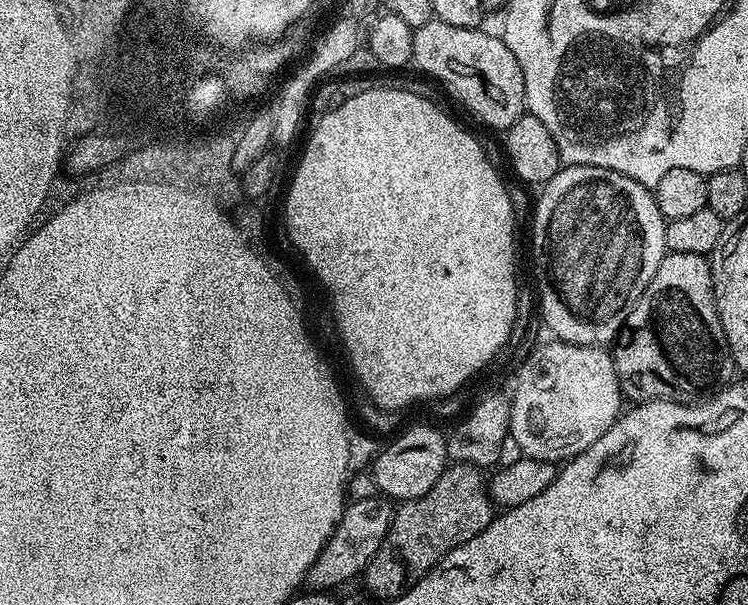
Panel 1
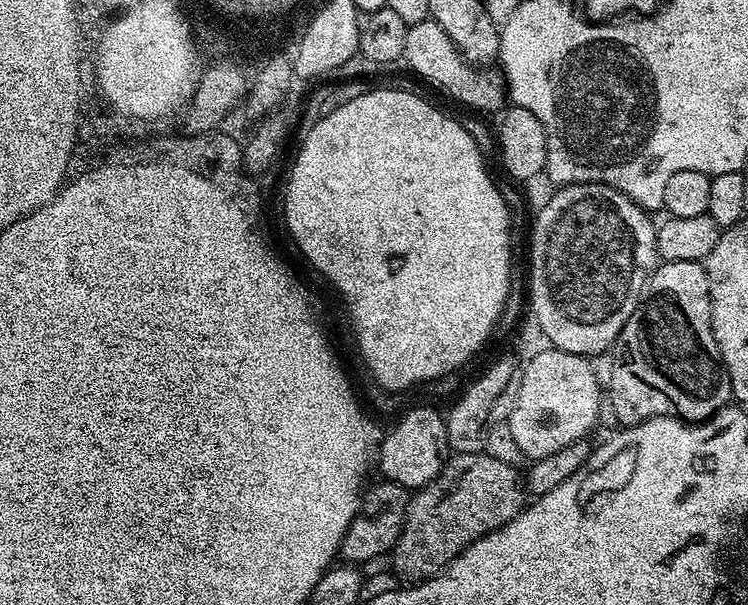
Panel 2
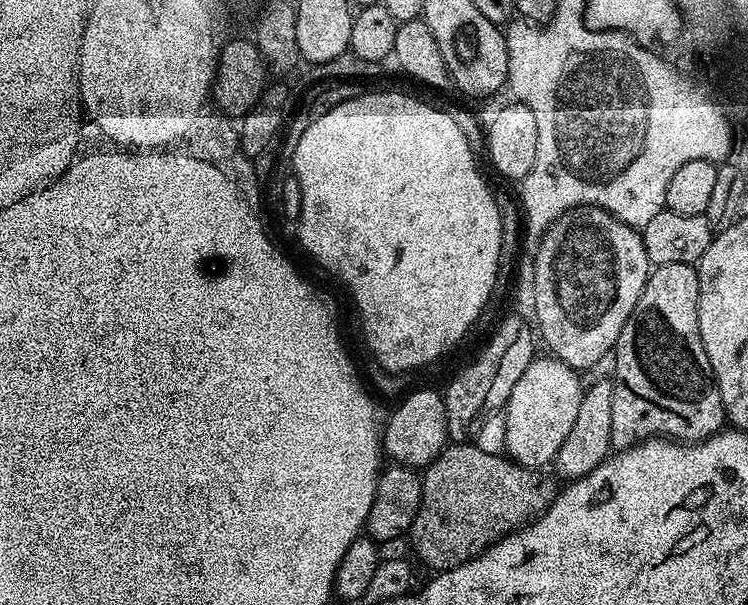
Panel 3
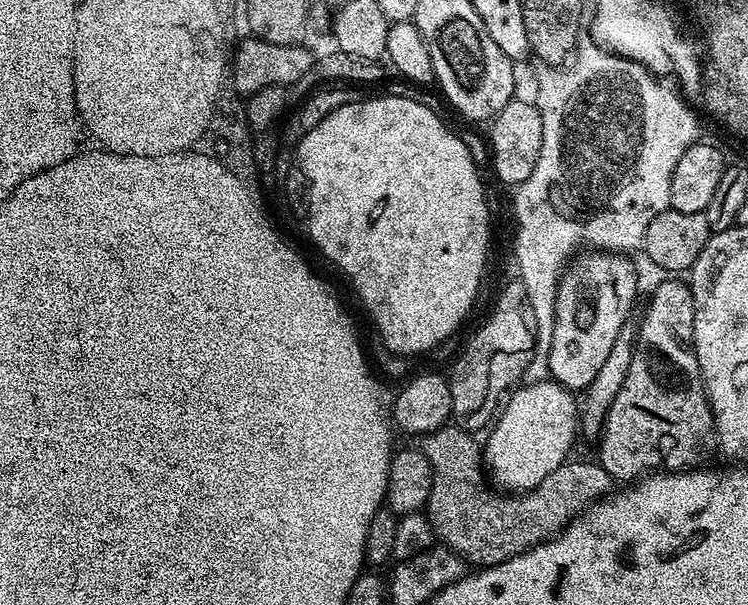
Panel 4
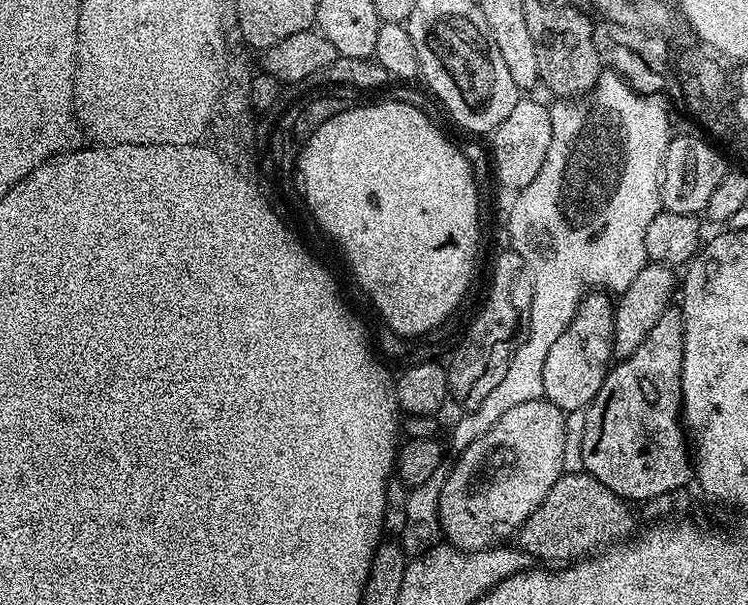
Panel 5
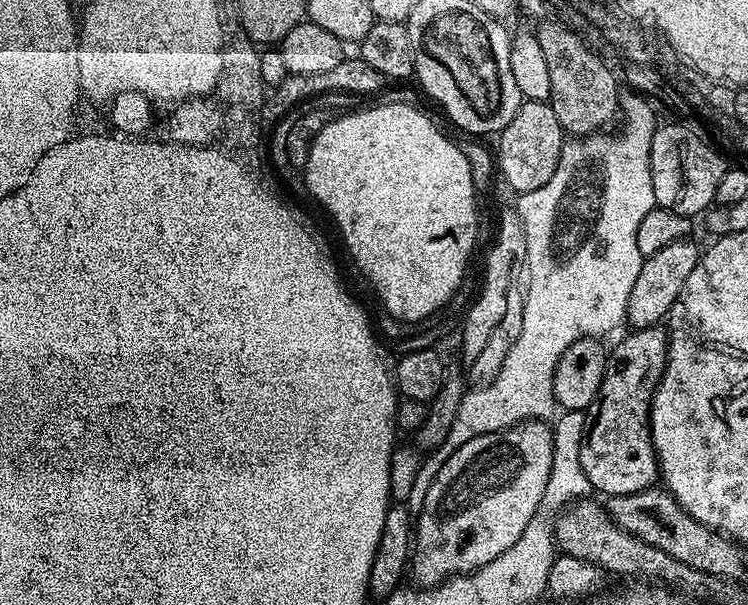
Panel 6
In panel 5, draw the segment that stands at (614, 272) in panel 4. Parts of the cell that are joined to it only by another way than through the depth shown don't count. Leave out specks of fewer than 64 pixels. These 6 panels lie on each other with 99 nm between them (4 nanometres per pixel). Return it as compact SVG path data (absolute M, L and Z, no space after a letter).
M589 294L581 300L570 326L562 330L562 338L550 346L546 366L542 366L543 399L549 400L566 414L576 414L587 409L592 399L602 390L608 369L614 360L612 351L613 301L604 294Z

